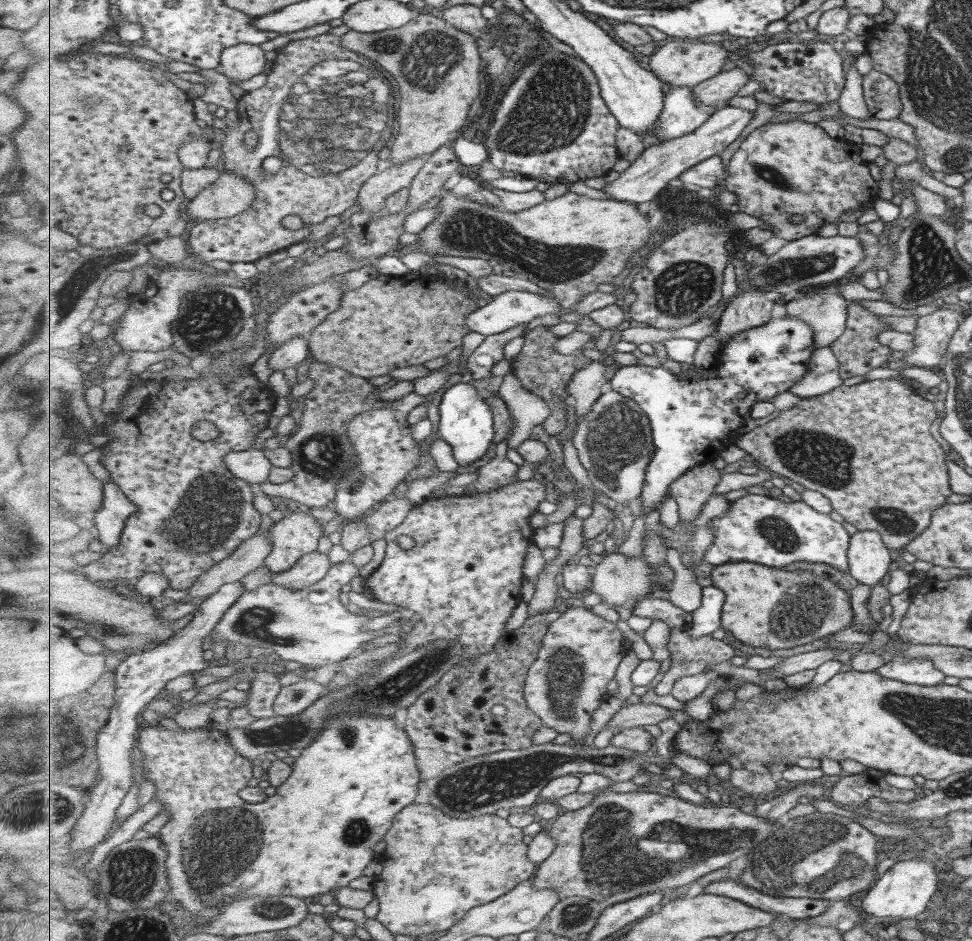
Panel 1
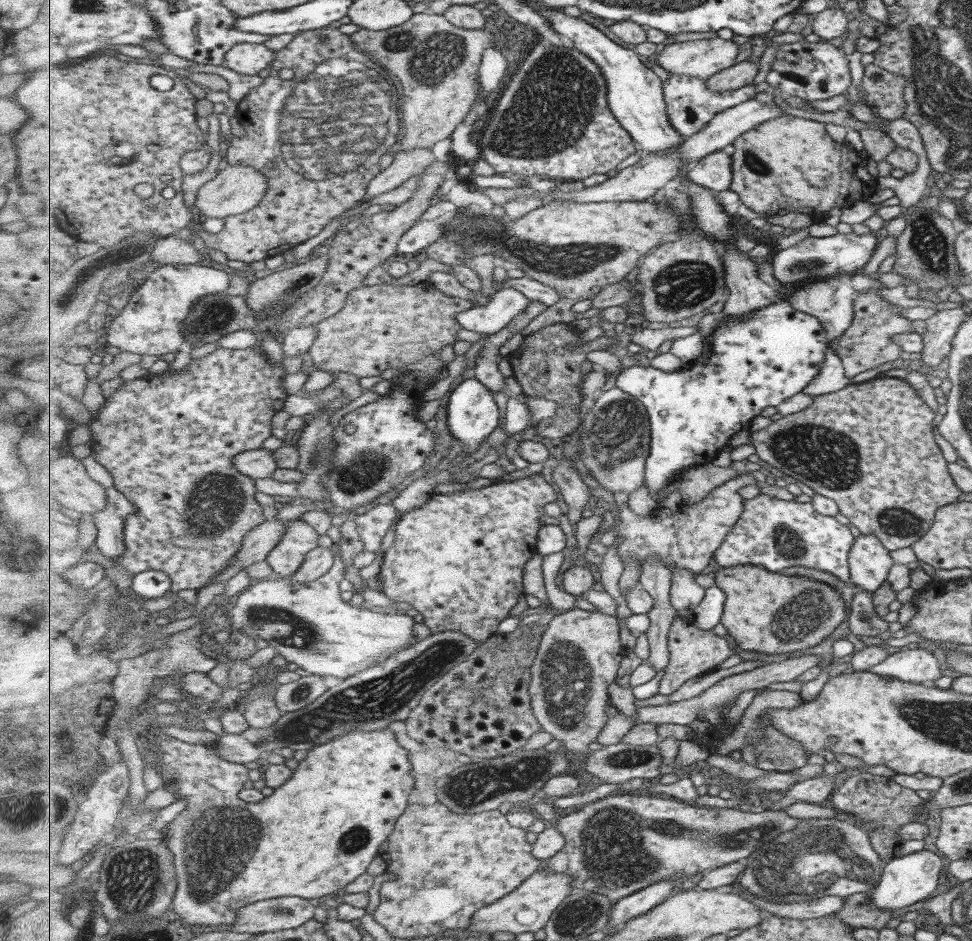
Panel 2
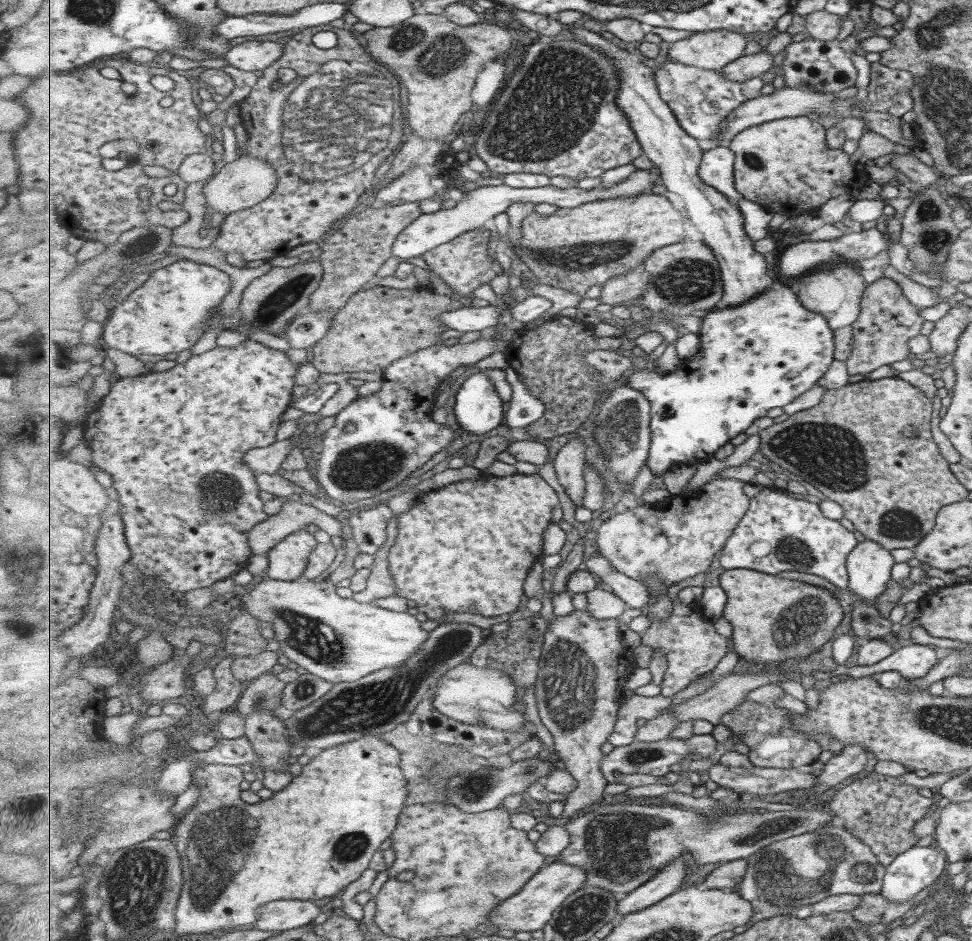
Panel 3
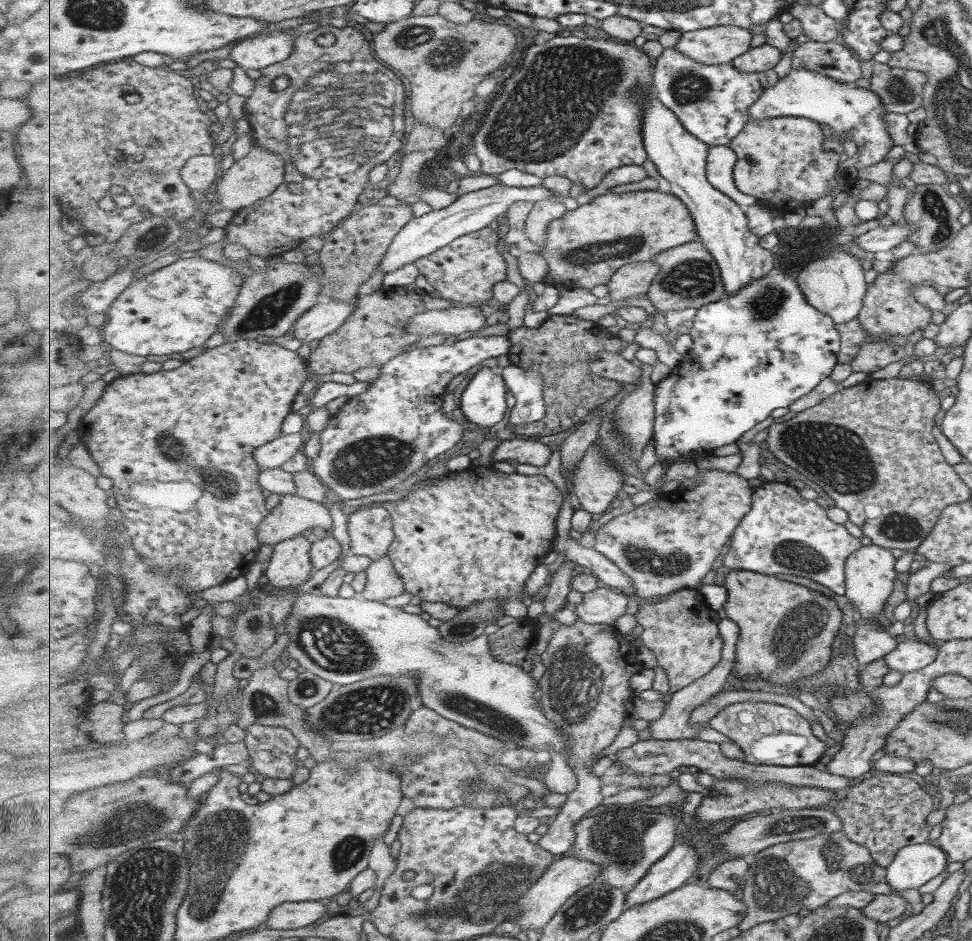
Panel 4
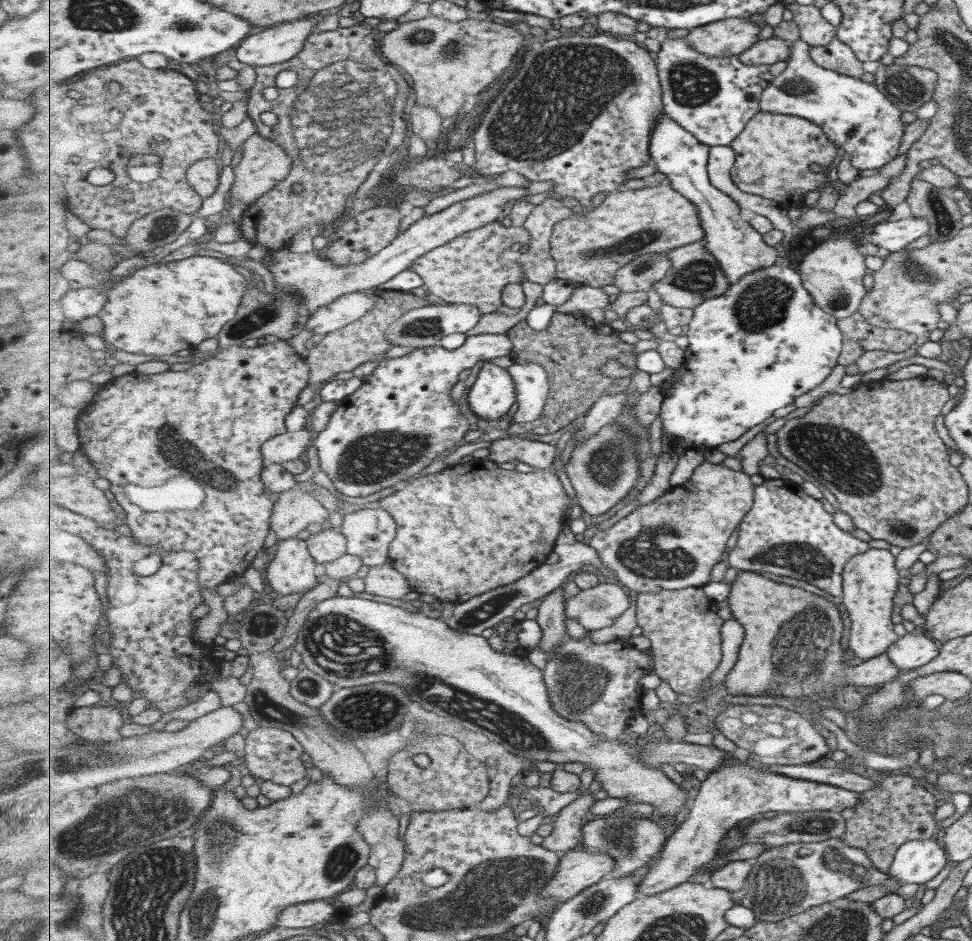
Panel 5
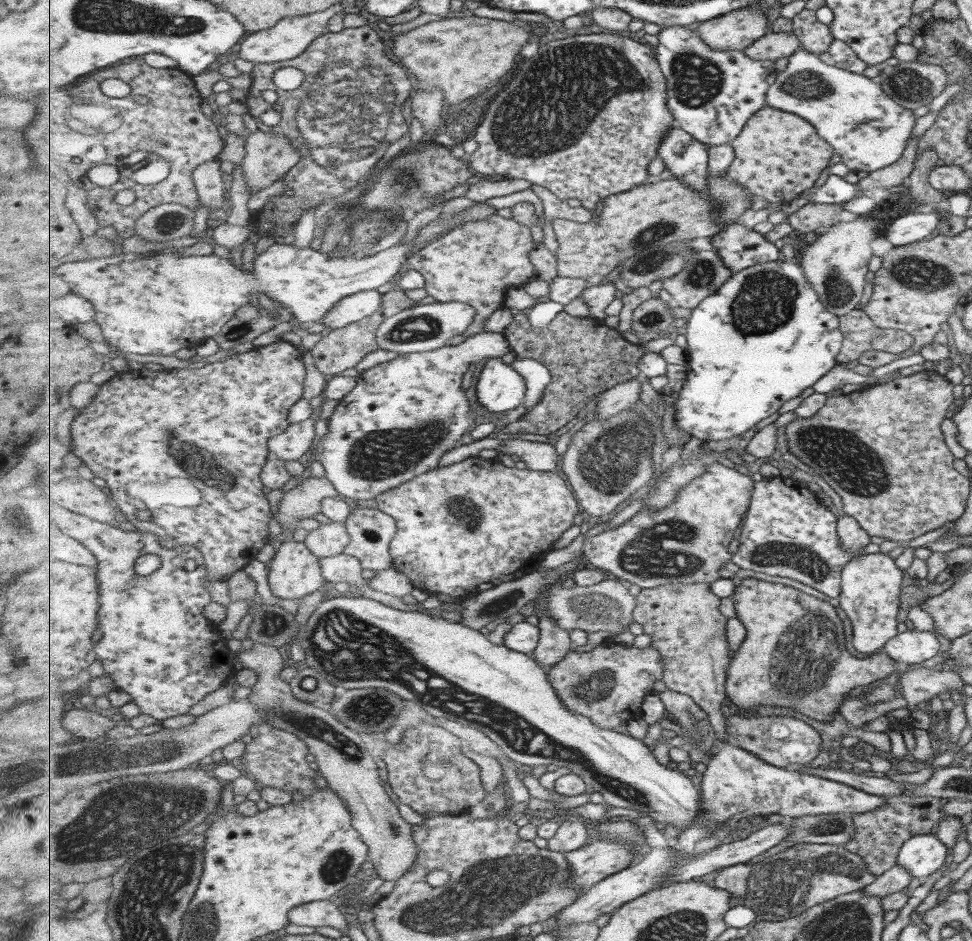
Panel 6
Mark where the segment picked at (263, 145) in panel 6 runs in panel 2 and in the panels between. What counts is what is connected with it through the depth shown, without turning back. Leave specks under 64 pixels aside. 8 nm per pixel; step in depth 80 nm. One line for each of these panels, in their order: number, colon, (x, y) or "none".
2: (237, 189)
3: (243, 183)
4: (256, 176)
5: (265, 163)

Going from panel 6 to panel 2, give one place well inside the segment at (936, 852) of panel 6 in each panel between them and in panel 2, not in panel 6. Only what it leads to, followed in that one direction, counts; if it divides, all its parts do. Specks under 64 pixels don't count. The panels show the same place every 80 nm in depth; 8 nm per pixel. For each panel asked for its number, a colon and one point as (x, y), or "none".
2: (904, 881)
3: (909, 872)
4: (914, 864)
5: (916, 861)

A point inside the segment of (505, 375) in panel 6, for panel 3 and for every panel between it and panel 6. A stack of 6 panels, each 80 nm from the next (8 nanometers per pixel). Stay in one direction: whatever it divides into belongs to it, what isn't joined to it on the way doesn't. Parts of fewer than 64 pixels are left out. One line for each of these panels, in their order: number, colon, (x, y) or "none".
3: (478, 408)
4: (483, 402)
5: (494, 393)

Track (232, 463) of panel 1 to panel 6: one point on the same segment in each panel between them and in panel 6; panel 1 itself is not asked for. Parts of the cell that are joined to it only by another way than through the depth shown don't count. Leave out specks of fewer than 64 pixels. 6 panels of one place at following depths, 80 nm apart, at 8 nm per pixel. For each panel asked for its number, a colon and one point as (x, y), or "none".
2: (258, 463)
3: (268, 459)
4: (273, 455)
5: (288, 446)
6: (297, 440)

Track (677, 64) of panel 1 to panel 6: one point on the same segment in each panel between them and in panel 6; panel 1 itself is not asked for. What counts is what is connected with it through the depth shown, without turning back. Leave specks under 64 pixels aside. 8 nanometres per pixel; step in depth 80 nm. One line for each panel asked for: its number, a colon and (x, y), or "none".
2: (702, 59)
3: (713, 50)
4: (719, 45)
5: (720, 39)
6: (737, 30)

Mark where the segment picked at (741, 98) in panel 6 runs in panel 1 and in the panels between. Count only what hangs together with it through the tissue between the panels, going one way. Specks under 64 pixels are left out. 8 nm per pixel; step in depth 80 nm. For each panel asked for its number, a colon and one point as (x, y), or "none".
1: (683, 115)
2: (691, 104)
3: (701, 99)
4: (712, 102)
5: (714, 99)

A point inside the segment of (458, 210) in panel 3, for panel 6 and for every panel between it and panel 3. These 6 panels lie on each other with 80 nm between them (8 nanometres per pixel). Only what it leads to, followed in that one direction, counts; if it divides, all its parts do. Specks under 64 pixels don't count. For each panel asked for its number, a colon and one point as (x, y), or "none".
4: (423, 235)
5: (319, 281)
6: (158, 303)

